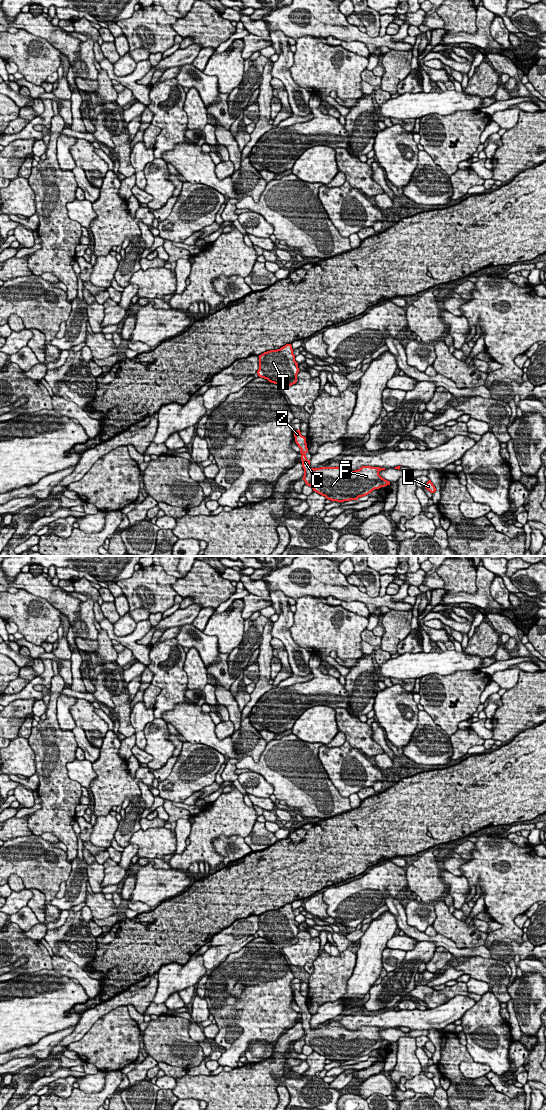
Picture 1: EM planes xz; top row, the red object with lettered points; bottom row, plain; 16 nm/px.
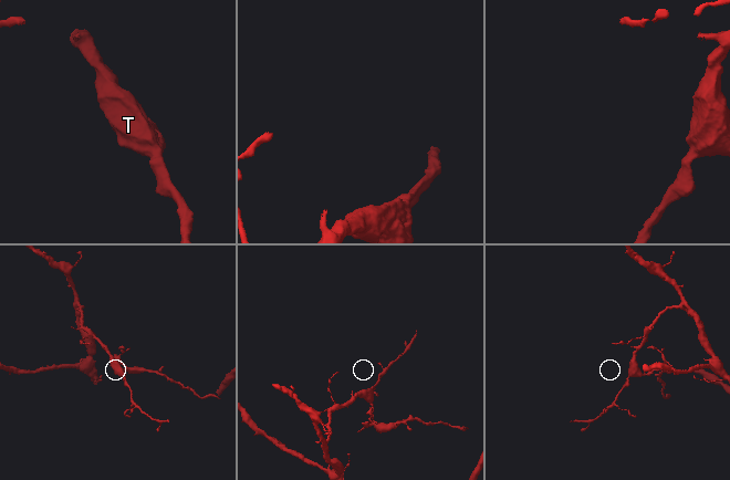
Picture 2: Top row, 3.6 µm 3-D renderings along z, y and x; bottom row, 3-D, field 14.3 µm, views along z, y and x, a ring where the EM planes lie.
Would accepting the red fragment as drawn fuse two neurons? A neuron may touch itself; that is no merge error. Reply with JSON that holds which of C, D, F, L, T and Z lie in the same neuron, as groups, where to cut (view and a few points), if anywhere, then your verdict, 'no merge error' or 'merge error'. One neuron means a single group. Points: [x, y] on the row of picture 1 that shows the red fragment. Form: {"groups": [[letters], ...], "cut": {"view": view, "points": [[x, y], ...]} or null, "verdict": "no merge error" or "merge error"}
{"groups": [["C", "D", "F", "L", "T", "Z"]], "cut": null, "verdict": "no merge error"}

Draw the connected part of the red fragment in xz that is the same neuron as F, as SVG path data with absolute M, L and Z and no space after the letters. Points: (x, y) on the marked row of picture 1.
M300 430L294 431L295 442L301 449L301 461L304 469L303 480L306 485L310 486L313 491L324 496L326 499L337 502L344 502L350 500L357 500L359 497L363 497L371 493L375 489L390 485L390 482L385 480L379 475L381 470L385 468L362 466L360 469L351 471L343 467L321 467L311 468L310 460L307 459L306 453L308 452L306 437L301 435Z

